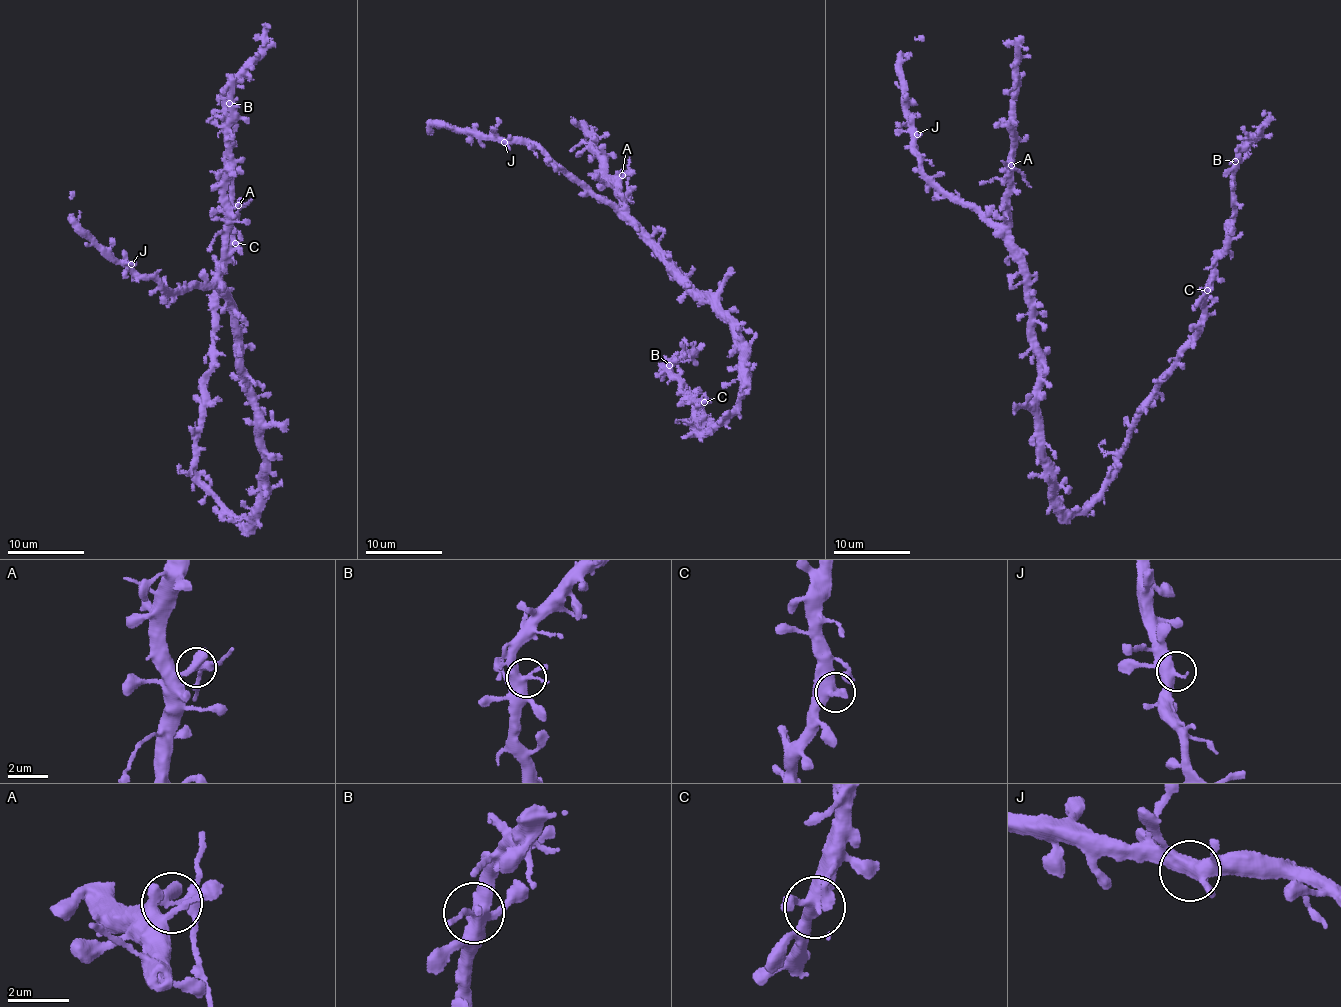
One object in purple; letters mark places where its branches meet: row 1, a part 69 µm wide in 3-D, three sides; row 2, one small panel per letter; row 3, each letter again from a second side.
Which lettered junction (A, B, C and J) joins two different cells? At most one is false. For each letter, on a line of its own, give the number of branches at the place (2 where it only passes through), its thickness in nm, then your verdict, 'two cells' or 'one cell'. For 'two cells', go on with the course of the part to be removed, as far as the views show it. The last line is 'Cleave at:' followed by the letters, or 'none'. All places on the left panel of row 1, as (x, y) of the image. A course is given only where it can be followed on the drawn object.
A: 3 branches meet; 340 nm thick; two cells; foreign part runs (237, 205), (242, 206), (238, 218)
B: 4 branches meet; 320 nm thick; one cell
C: 3 branches meet; 340 nm thick; one cell
J: 3 branches meet; 400 nm thick; one cell
Cleave at: A

